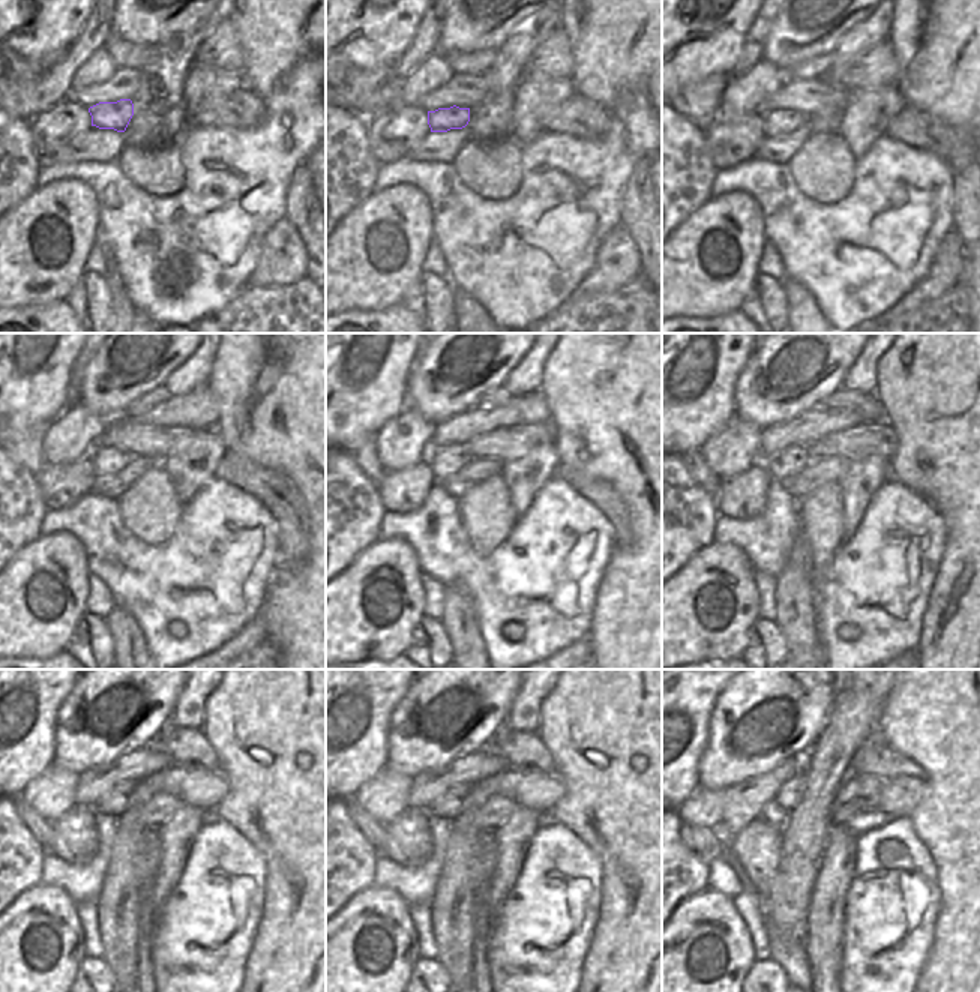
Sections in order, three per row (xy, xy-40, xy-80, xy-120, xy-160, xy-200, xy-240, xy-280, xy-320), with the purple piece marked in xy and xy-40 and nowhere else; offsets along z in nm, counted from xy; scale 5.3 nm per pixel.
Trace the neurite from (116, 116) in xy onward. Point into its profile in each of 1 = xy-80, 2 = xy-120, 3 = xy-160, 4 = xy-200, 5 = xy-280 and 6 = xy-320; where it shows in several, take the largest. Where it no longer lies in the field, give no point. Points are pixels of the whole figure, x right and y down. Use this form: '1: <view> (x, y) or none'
1: xy-80 (779, 122)
2: xy-120 (107, 459)
3: xy-160 (443, 462)
4: xy-200 (790, 461)
5: xy-280 (449, 805)
6: xy-320 (790, 794)

